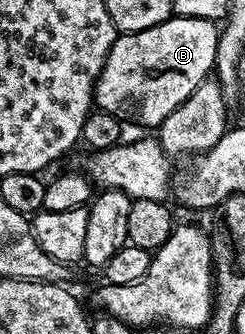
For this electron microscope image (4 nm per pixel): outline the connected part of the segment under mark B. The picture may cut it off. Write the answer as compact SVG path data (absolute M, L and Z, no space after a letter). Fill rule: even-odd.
M171 16L167 18L165 22L156 24L147 30L132 30L119 33L114 39L112 48L106 57L104 68L100 72L100 76L94 85L94 106L97 107L97 109L108 112L112 116L116 116L126 124L129 124L129 122L135 122L138 126L151 126L151 128L161 126L162 121L164 121L165 118L170 115L170 113L177 108L182 101L184 101L184 99L188 96L192 96L192 92L200 83L207 81L207 79L211 77L214 69L214 57L216 56L216 44L218 43L218 31L219 27L215 25L215 23L204 20L203 18L179 18L177 16Z

